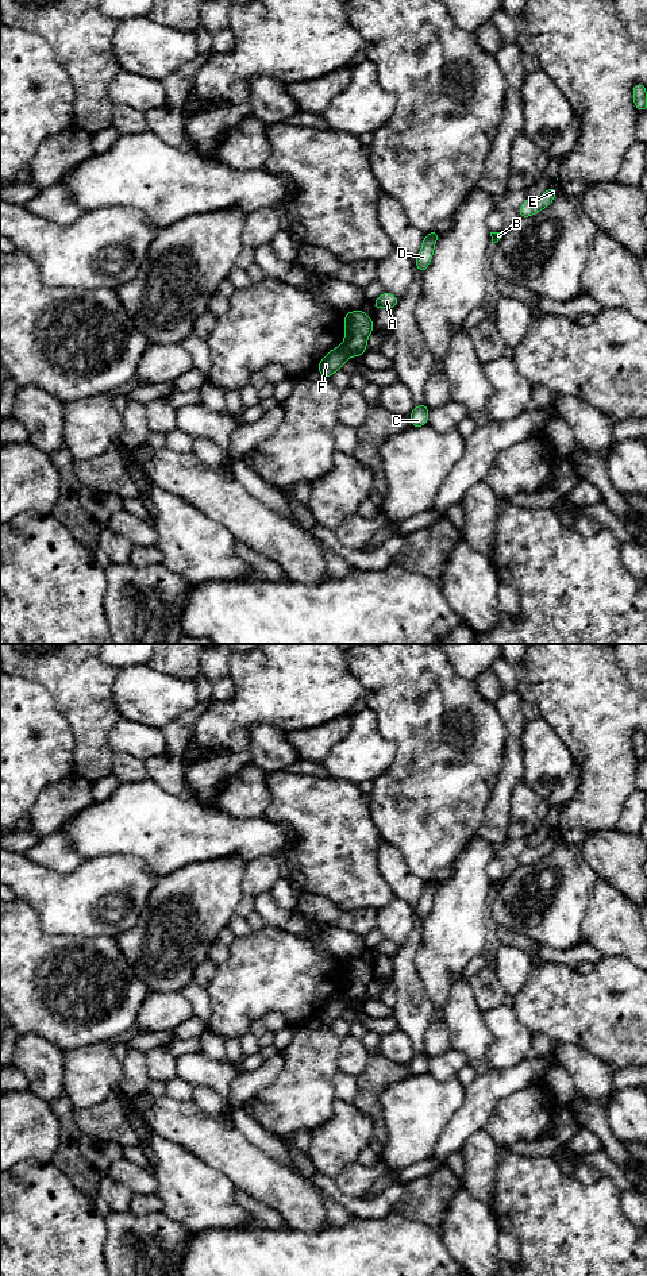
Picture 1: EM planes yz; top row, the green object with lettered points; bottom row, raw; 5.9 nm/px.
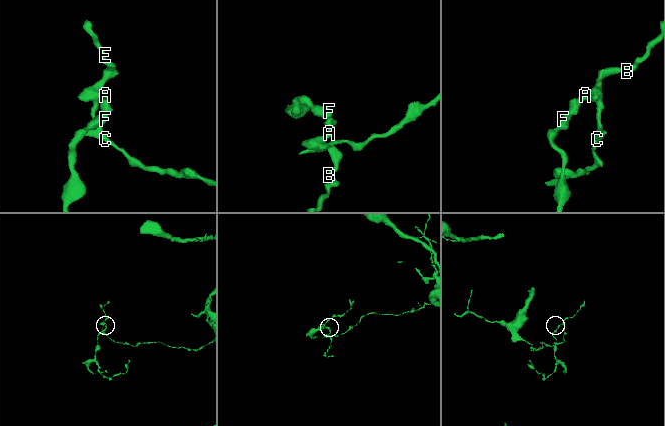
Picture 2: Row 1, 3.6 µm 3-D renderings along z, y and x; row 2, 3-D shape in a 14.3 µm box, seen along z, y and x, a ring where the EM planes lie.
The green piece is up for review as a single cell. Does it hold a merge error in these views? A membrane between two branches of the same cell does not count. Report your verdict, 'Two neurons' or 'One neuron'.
Two neurons

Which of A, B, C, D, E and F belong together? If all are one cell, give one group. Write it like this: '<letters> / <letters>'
A B C D E / F

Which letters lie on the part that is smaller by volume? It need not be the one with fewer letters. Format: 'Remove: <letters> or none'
Remove: F

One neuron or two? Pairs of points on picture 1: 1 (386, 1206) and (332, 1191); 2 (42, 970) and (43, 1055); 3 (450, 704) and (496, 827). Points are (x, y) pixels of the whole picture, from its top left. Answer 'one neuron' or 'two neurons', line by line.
1: one neuron
2: two neurons
3: two neurons

